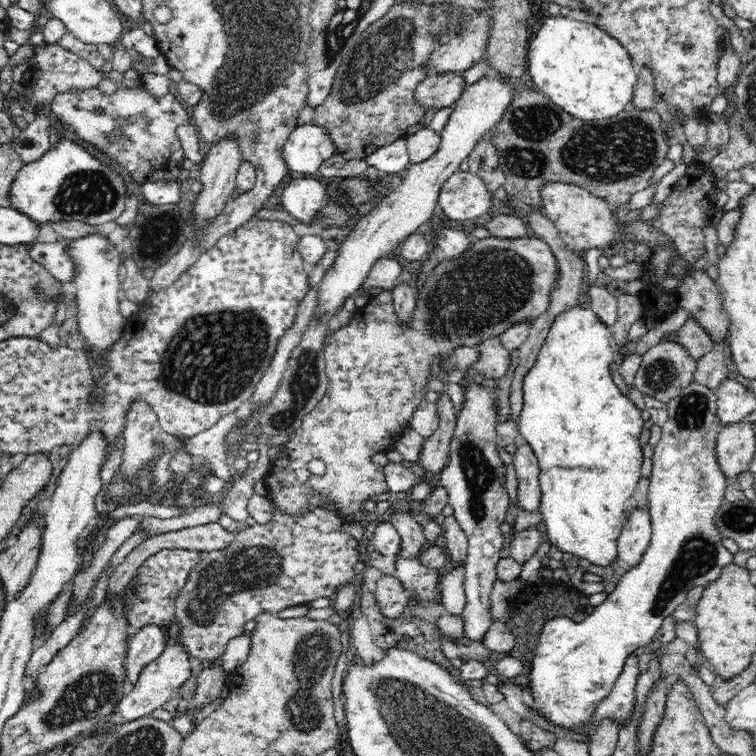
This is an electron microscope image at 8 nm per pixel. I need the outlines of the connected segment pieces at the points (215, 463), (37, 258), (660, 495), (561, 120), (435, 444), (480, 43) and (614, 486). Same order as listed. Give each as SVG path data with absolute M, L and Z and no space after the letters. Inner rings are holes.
M235 412L224 416L213 427L203 430L192 438L184 439L184 450L191 455L202 457L211 465L211 470L226 483L229 481L229 468L226 464L227 452L224 448L224 438L228 431L237 425L239 418Z
M65 241L52 243L34 243L28 246L28 254L34 262L43 266L56 280L71 286L75 275L75 266L67 254Z
M692 382L680 395L667 404L668 419L661 427L662 437L654 449L653 467L648 491L651 541L640 562L628 569L618 580L616 589L583 621L572 622L564 616L552 618L544 624L538 639L536 656L530 669L530 694L532 708L553 726L580 732L596 706L608 696L618 680L624 663L635 650L654 647L655 636L664 618L686 600L688 591L716 580L724 565L730 564L733 554L723 545L715 515L722 507L729 481L717 460L716 444L722 428L717 416L717 396L708 387Z
M525 89L519 92L518 98L512 99L494 128L492 143L497 150L498 165L505 175L507 194L537 207L542 202L540 192L546 184L566 183L588 189L609 205L620 208L628 203L632 194L649 186L656 168L667 158L671 146L662 118L654 108L640 109L630 101L614 118L580 120L535 89Z
M439 394L435 404L439 426L435 434L425 440L419 464L426 471L433 472L436 479L448 462L450 442L454 435L458 413L448 394Z
M480 10L480 12L474 12L470 14L466 20L467 30L471 30L470 33L463 33L460 37L455 37L448 45L437 48L434 52L429 54L427 64L428 75L444 74L448 72L452 73L463 73L468 68L477 62L482 60L484 51L488 48L488 40L490 40L490 28L491 17L488 10Z
M576 303L576 306L572 306L570 310L556 316L556 320L550 326L550 332L548 332L548 336L546 336L546 340L544 340L544 344L540 348L536 364L532 366L531 372L524 377L524 401L518 424L520 440L531 445L539 462L539 490L541 497L539 498L540 508L538 508L538 512L542 514L542 519L544 519L542 529L546 531L550 544L561 550L566 557L575 556L579 560L588 560L590 564L596 564L596 566L610 566L612 562L618 562L617 540L626 524L626 520L630 518L632 510L637 506L636 501L633 500L633 492L641 479L640 469L642 468L642 461L645 459L639 439L646 416L614 384L608 366L613 362L615 354L617 354L617 345L616 341L614 341L613 332L609 326L600 322L598 316L590 308L583 308L581 304Z

